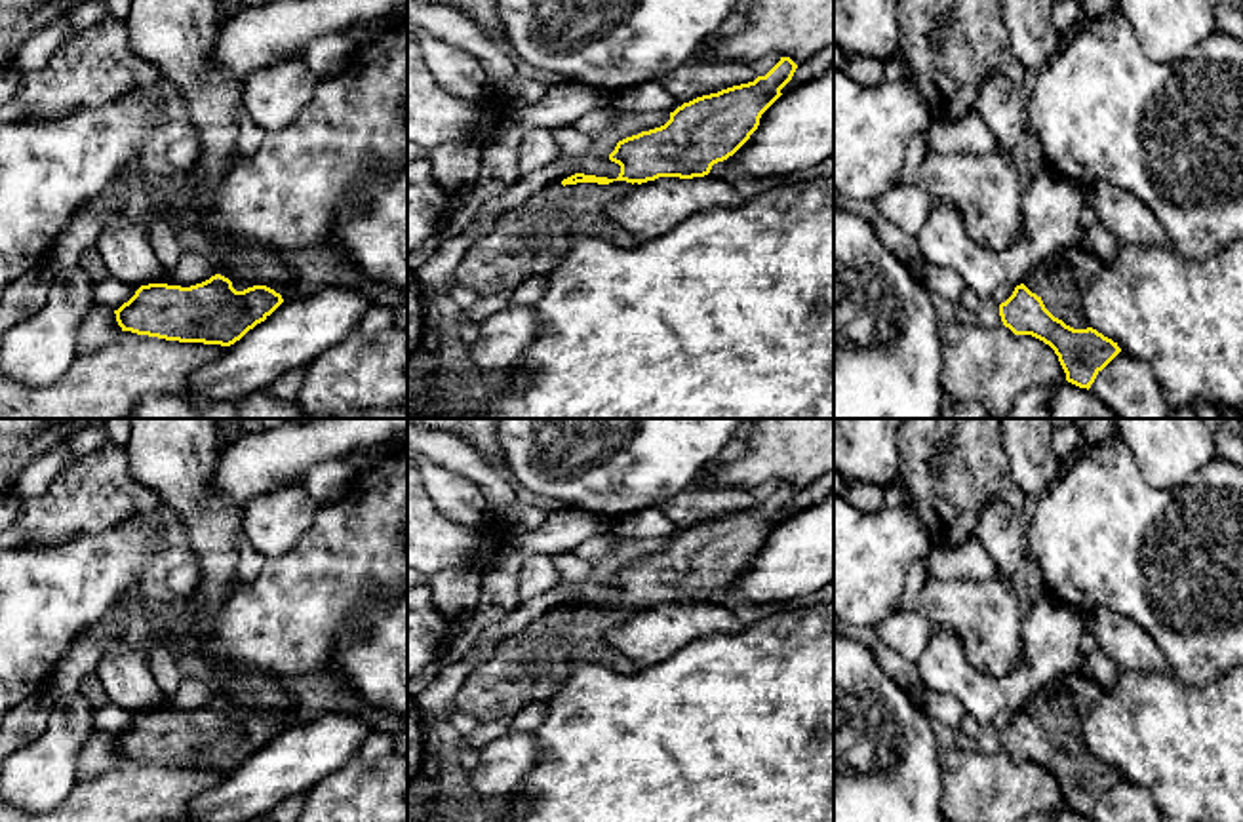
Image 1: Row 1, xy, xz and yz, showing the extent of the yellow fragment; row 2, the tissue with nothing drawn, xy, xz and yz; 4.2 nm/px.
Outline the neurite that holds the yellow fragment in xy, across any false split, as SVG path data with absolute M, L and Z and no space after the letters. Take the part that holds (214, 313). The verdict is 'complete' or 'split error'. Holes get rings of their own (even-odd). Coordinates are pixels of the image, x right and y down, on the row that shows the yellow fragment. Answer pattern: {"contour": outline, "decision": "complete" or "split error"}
{"contour": "M215 274L190 287L141 285L114 314L122 331L230 346L282 303L282 295L266 285L236 291L228 278Z", "decision": "complete"}

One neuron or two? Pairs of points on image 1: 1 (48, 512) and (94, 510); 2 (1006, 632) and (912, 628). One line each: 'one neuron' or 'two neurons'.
1: one neuron
2: two neurons

